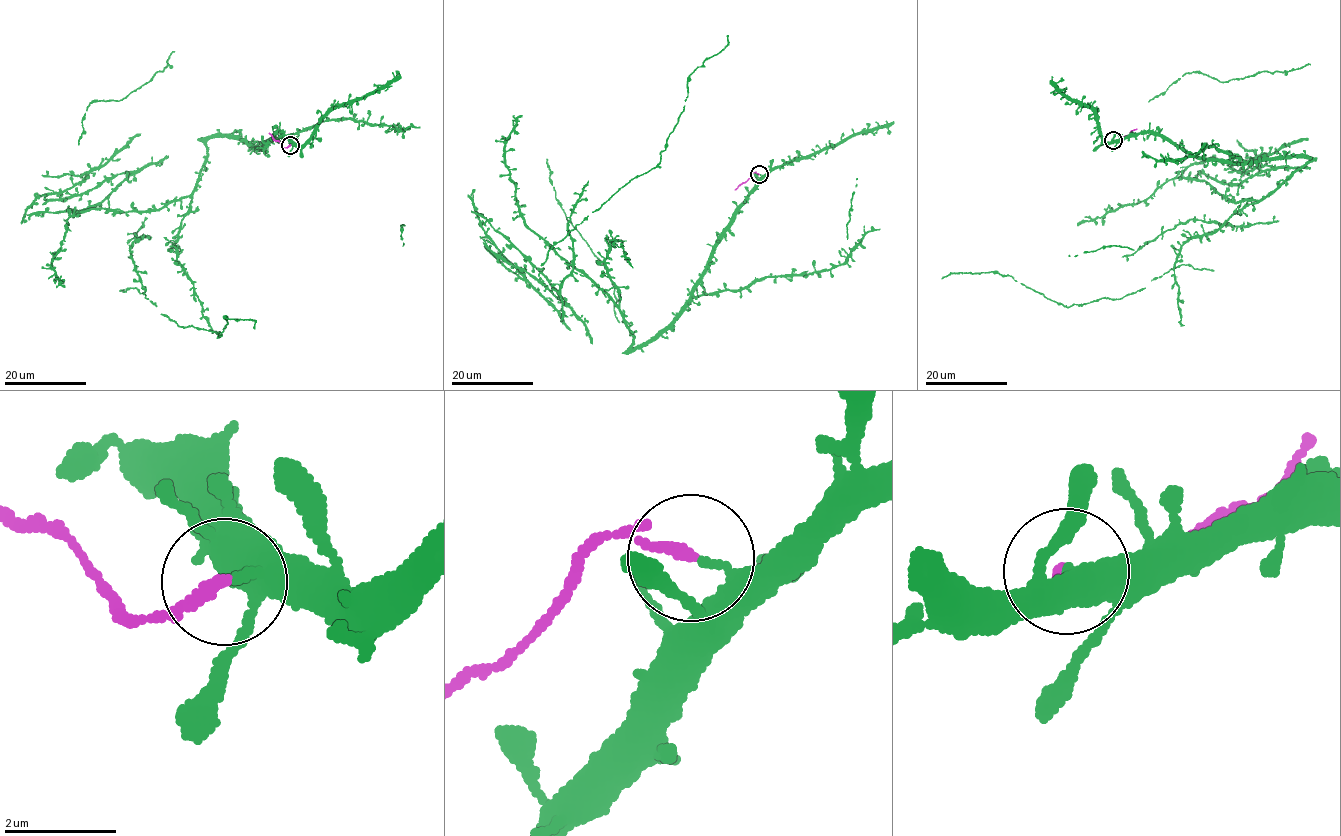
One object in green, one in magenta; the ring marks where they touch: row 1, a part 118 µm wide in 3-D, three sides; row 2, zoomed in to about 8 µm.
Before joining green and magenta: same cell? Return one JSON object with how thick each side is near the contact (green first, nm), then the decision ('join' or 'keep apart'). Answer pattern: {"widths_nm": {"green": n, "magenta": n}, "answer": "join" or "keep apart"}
{"widths_nm": {"green": 220, "magenta": 200}, "answer": "keep apart"}

